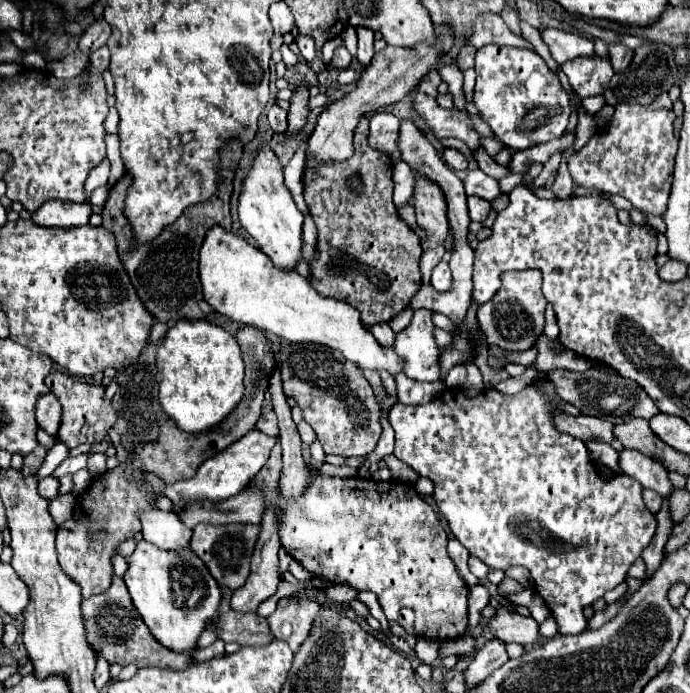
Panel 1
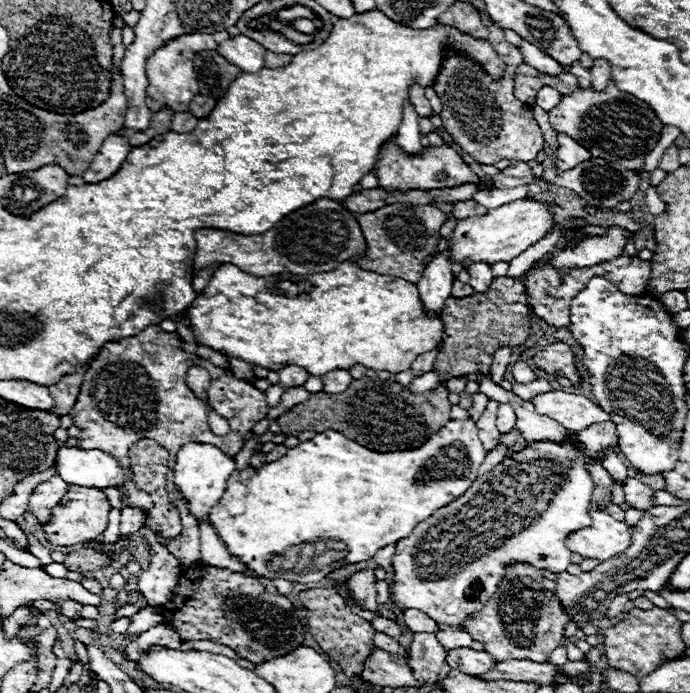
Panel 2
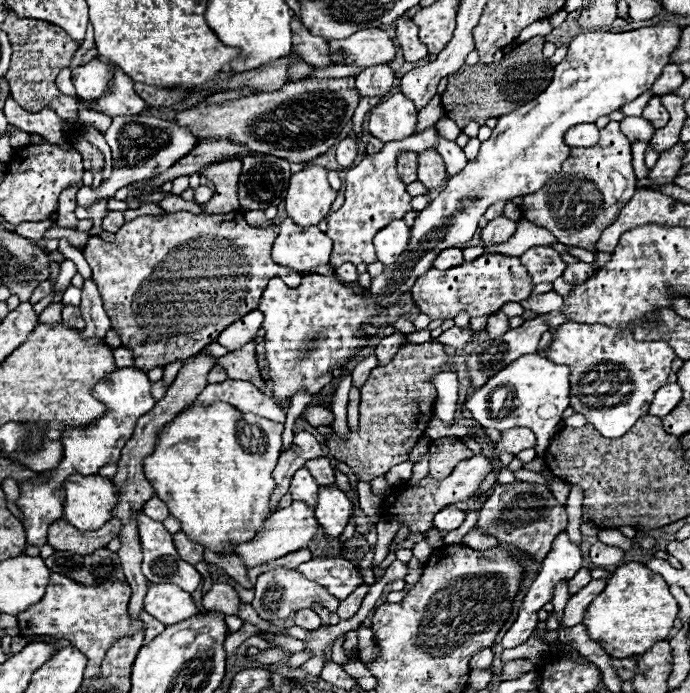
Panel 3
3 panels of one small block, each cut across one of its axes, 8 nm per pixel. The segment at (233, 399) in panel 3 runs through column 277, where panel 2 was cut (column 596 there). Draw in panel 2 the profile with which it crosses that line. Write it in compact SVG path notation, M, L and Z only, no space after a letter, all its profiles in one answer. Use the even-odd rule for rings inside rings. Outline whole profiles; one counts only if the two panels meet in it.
M552 390L534 396L530 402L538 414L556 420L568 430L582 430L588 424L610 420L610 416L594 400L582 394Z

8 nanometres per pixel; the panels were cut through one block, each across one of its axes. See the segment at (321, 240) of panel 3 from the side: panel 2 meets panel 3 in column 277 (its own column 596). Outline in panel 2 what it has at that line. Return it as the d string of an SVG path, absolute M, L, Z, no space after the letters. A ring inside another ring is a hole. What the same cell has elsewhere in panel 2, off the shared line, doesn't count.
M610 226L608 234L602 238L586 238L578 248L560 248L552 256L552 264L560 268L574 268L574 266L592 266L622 254L626 238L624 228Z

